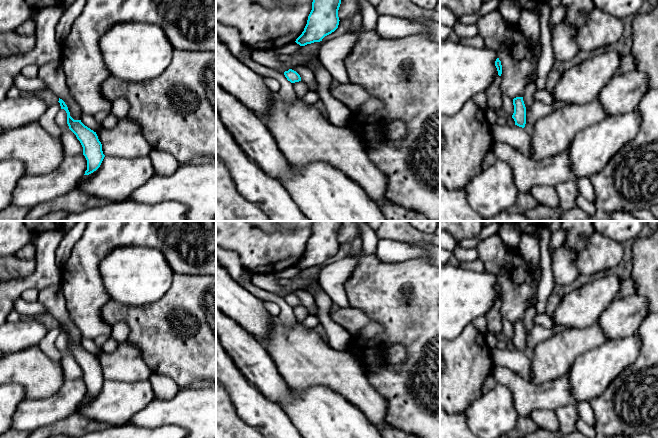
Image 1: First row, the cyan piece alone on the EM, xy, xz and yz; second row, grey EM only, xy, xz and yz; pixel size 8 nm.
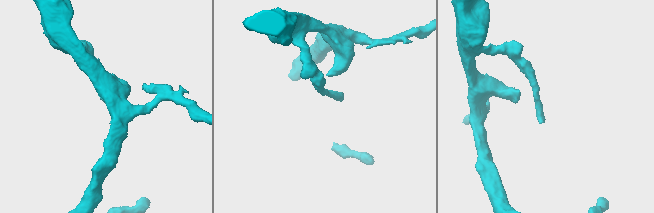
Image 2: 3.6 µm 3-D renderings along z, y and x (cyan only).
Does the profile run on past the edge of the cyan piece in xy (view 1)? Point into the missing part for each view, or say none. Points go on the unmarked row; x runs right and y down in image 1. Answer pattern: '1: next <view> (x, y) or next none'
1: next none

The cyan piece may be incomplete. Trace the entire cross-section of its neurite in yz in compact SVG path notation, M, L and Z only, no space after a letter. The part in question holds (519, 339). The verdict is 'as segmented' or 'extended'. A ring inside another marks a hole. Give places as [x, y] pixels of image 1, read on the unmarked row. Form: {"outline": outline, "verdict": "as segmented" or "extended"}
{"outline": "M516 321L513 323L514 337L512 342L515 345L515 349L524 352L526 348L526 331L523 325L523 321Z", "verdict": "as segmented"}

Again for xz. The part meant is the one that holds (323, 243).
{"outline": "M314 221L307 248L296 267L305 270L334 256L339 249L338 234L342 221Z", "verdict": "as segmented"}

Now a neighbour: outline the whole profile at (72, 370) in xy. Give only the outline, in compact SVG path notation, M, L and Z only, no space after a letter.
M70 353L62 355L60 362L63 367L65 379L76 380L83 378L83 371L80 365Z

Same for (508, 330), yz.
M503 317L503 333L506 335L508 340L512 341L514 337L513 323Z

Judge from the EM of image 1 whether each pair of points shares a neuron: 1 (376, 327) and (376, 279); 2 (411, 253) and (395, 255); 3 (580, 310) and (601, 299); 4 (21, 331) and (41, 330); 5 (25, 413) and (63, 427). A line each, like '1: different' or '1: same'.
1: different
2: same
3: same
4: same
5: different

